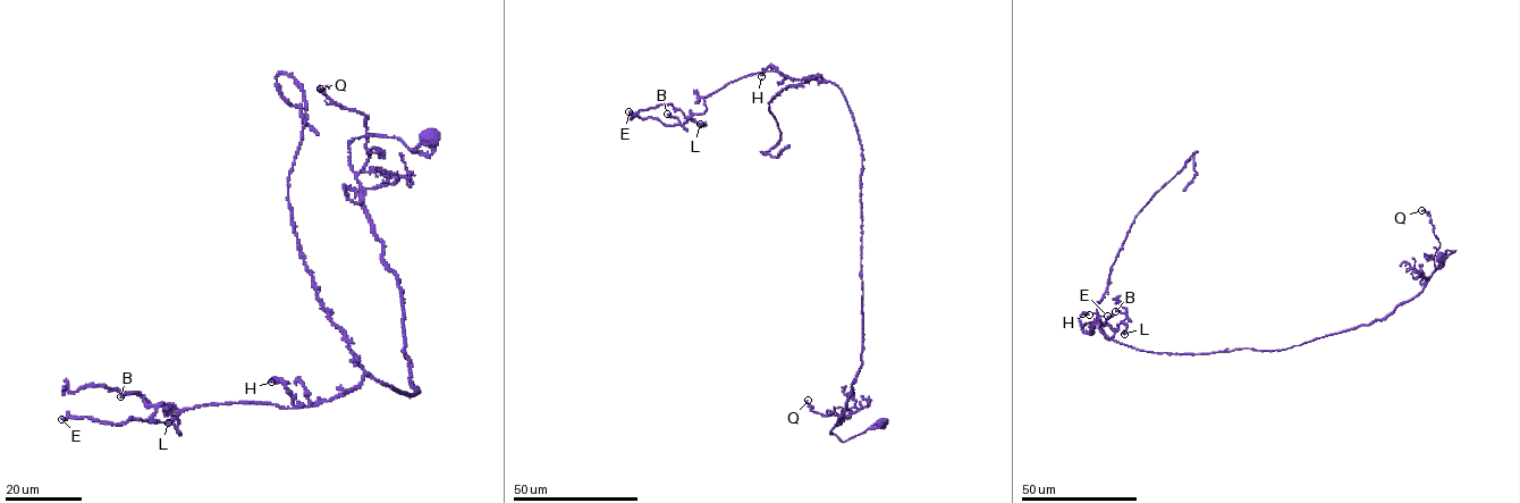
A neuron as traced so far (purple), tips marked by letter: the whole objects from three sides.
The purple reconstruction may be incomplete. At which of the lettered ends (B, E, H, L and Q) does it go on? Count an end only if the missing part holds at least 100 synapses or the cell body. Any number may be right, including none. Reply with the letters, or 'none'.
none

